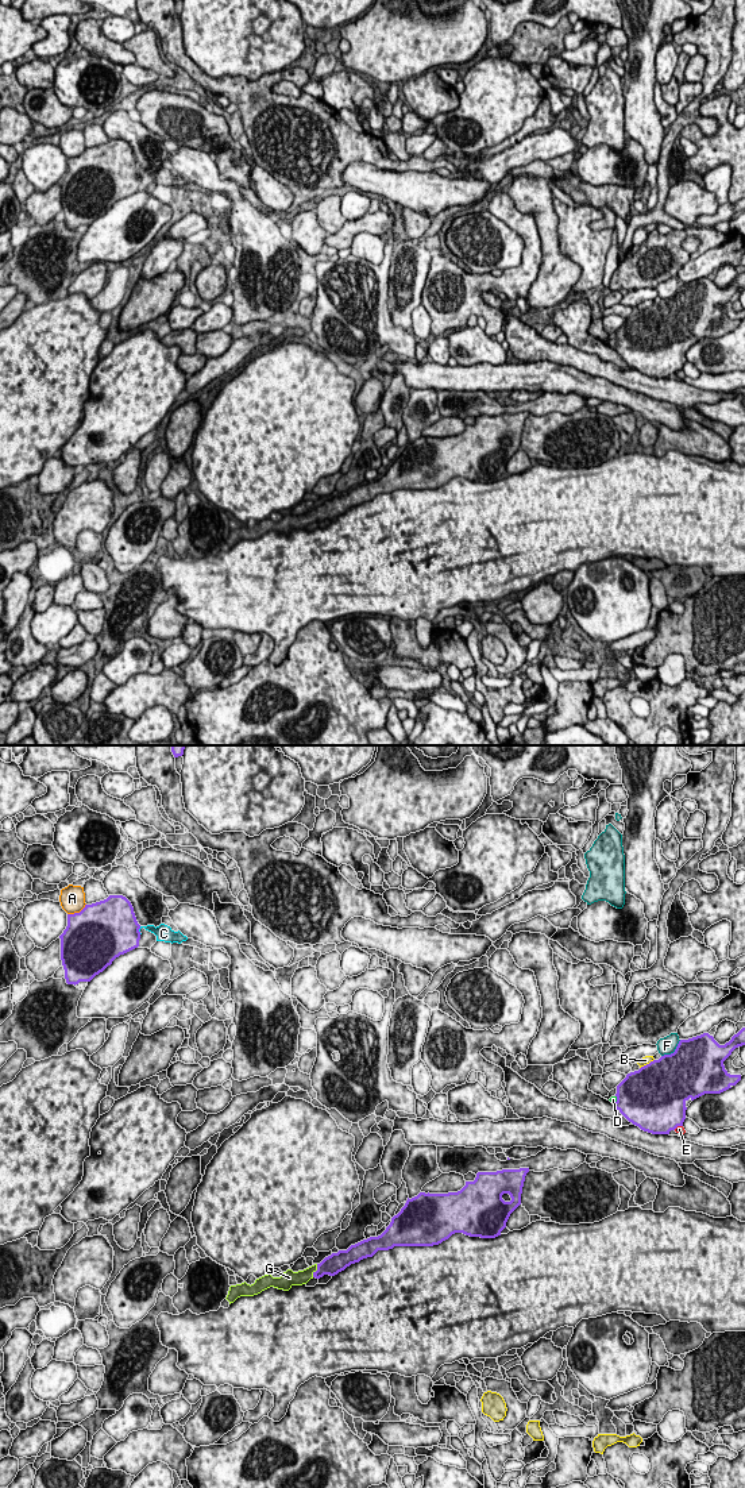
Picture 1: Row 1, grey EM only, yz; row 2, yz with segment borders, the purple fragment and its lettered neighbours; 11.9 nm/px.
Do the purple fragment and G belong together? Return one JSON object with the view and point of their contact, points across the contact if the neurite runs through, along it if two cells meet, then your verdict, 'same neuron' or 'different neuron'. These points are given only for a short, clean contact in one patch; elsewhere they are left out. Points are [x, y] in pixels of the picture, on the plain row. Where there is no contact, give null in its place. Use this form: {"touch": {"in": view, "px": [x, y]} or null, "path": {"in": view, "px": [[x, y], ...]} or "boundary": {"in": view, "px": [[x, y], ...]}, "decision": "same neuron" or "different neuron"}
{"touch": {"in": "yz", "px": [316, 515]}, "decision": "same neuron"}

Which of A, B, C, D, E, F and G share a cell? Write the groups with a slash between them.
A / B / C / D / E / F / G

